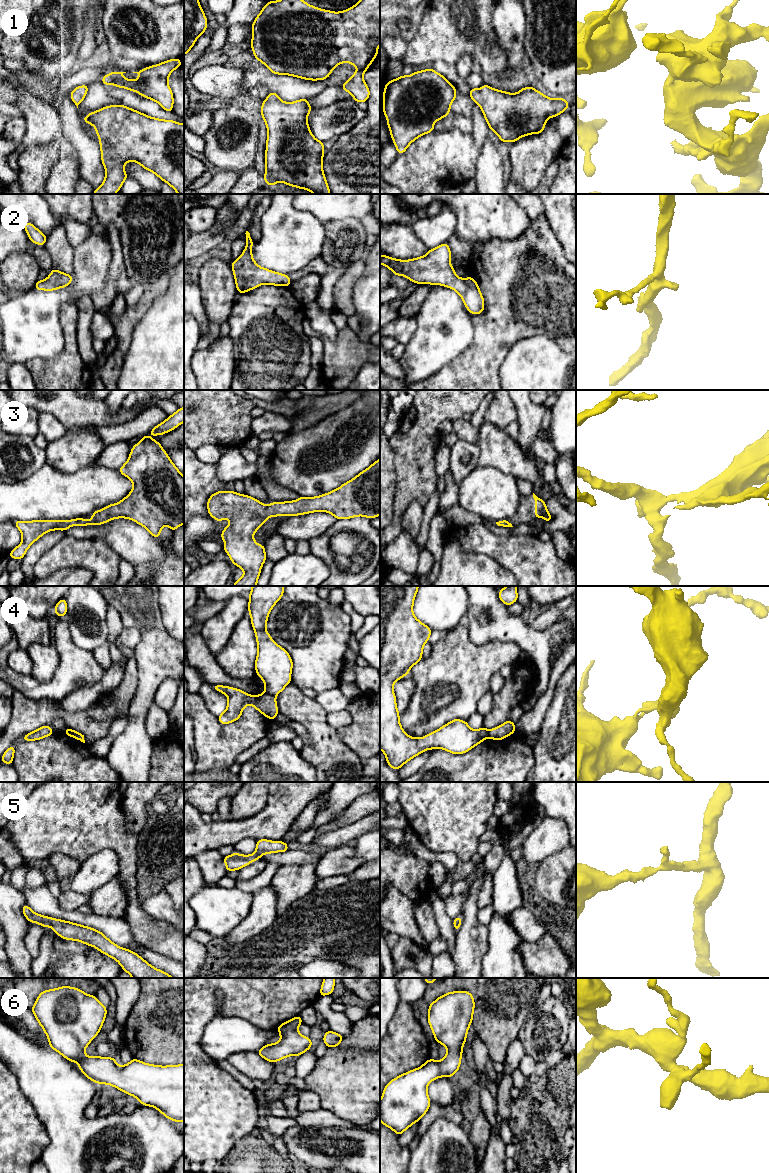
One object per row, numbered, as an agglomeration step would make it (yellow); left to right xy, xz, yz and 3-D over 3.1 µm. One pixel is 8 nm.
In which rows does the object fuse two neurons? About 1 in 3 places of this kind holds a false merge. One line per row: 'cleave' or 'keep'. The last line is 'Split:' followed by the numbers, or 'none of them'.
1: keep
2: keep
3: keep
4: cleave
5: keep
6: keep
Split: 4

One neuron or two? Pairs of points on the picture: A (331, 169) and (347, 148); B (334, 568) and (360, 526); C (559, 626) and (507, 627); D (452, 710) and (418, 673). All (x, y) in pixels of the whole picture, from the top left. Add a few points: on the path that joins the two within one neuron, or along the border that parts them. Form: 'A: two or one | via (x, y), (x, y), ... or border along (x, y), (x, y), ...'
A: one | via (336, 164), (347, 153)
B: one | via (325, 552), (325, 538), (337, 527), (344, 526)
C: one | via (546, 634), (523, 635), (520, 633)
D: one | via (462, 693), (455, 680), (435, 677)

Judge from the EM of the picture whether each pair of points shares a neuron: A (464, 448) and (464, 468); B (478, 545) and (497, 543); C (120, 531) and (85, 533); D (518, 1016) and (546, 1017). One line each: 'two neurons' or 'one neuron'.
A: one neuron
B: one neuron
C: one neuron
D: two neurons

